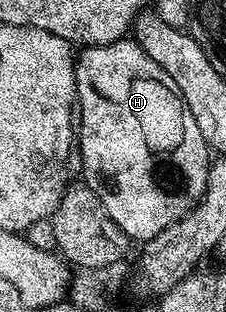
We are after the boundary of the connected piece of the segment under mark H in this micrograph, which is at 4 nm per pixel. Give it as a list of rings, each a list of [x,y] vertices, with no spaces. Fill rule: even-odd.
[[[121,40],[81,49],[76,60],[76,97],[78,99],[78,145],[83,181],[100,197],[110,220],[114,220],[114,224],[118,224],[118,228],[122,228],[122,232],[128,239],[136,241],[137,238],[137,243],[146,243],[152,238],[156,238],[168,225],[174,225],[179,221],[181,215],[196,207],[207,188],[207,174],[210,165],[209,144],[198,128],[198,120],[194,120],[190,108],[185,104],[178,84],[174,84],[174,80],[170,80],[168,73],[154,59],[146,56],[146,52],[142,52],[142,48],[135,40]]]

